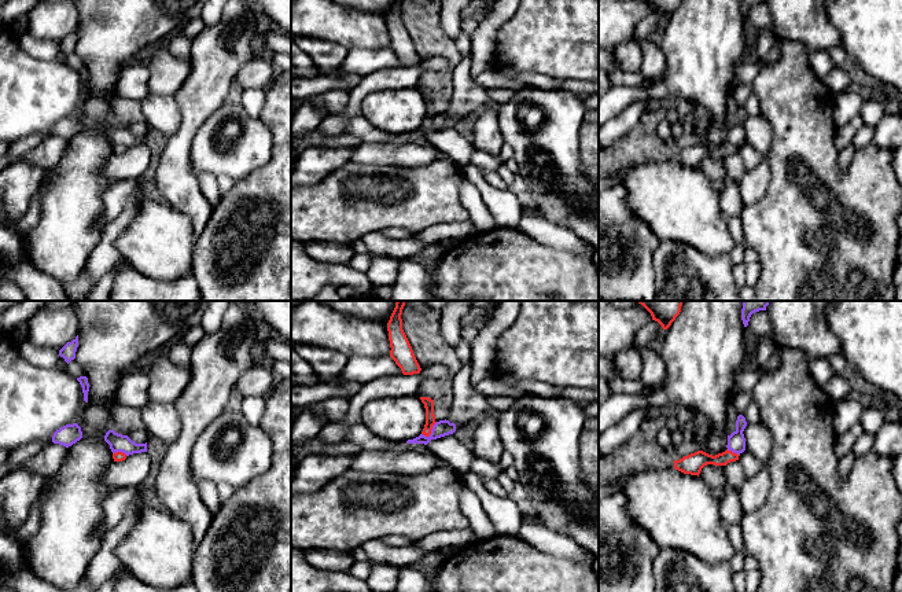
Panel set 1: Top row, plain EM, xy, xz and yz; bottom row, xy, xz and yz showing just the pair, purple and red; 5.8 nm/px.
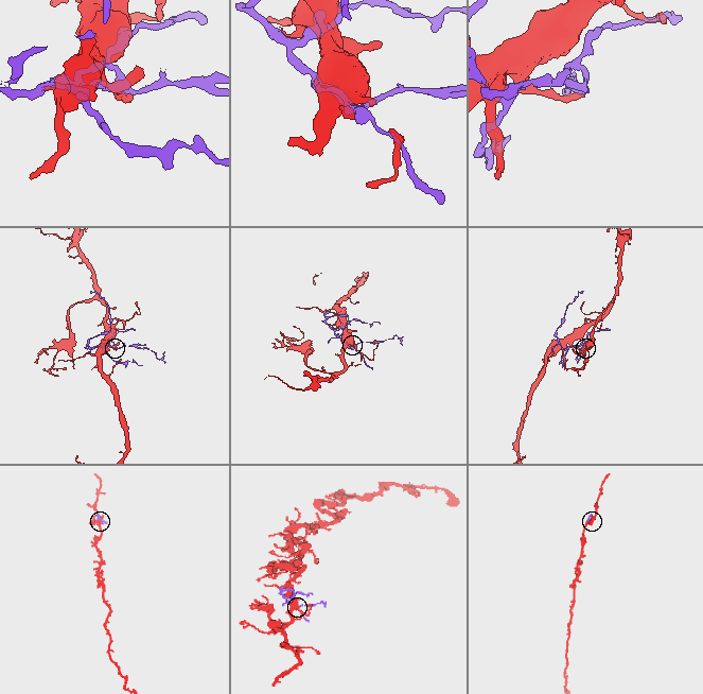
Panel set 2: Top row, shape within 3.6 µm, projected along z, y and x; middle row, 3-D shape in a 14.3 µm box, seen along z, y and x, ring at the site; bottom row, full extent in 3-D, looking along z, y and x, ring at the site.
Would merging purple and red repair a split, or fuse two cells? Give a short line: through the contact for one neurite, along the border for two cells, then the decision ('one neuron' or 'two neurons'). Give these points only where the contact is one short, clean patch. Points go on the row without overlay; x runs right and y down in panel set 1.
two neurons

